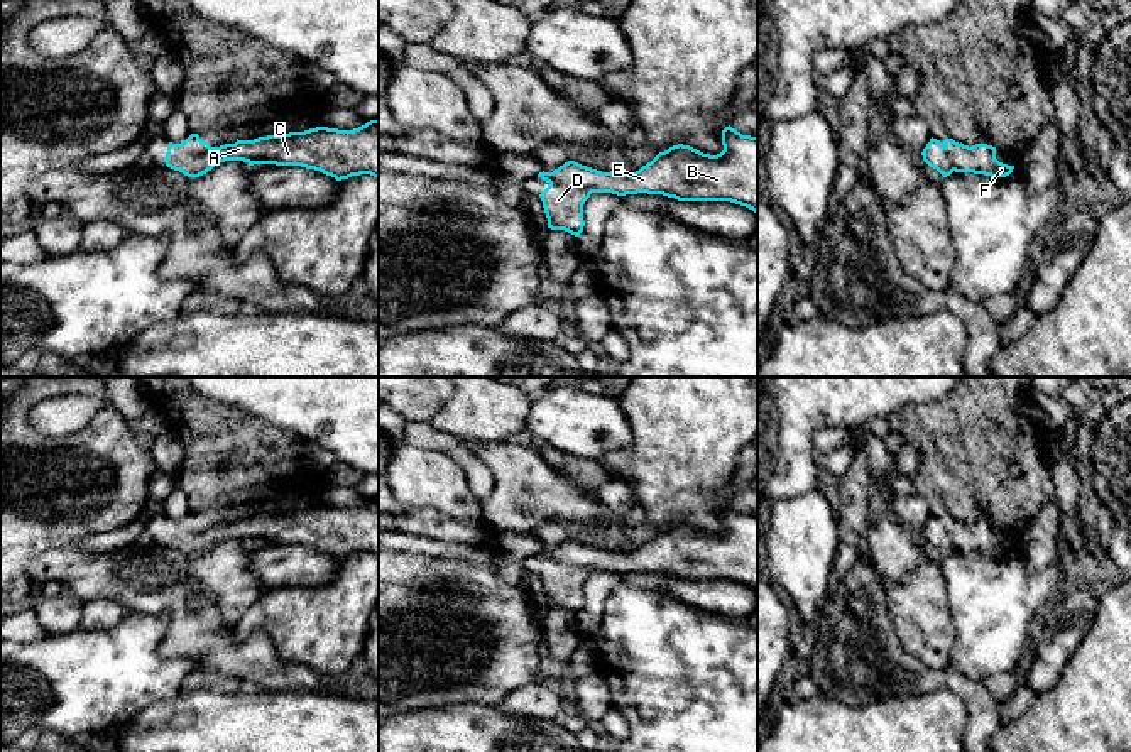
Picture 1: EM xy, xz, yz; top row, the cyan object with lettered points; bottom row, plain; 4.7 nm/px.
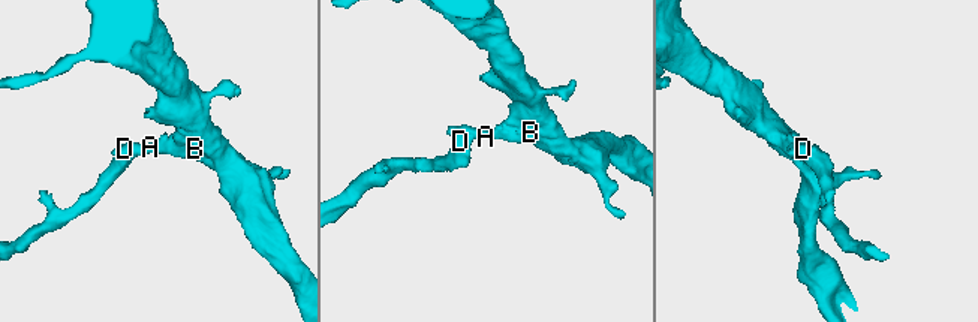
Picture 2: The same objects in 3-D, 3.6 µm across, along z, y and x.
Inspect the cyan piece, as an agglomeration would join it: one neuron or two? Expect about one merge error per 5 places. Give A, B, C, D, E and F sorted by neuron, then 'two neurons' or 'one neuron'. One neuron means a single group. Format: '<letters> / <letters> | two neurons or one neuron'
A B C D E F | one neuron

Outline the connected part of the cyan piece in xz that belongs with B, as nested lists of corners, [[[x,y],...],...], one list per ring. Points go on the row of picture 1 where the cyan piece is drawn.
[[[730,125],[722,130],[724,150],[717,155],[703,154],[690,145],[673,145],[659,152],[651,162],[631,174],[602,172],[575,161],[568,161],[553,172],[539,172],[548,183],[539,194],[548,218],[548,228],[565,230],[575,237],[583,232],[583,204],[592,193],[663,194],[678,201],[730,201],[757,215],[757,137],[742,135]]]

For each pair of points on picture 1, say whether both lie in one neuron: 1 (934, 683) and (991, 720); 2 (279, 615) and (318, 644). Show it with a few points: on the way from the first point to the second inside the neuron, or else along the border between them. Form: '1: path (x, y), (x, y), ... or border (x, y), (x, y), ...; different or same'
1: path (949, 683), (957, 683), (979, 705); same
2: path (289, 615), (308, 634); same

